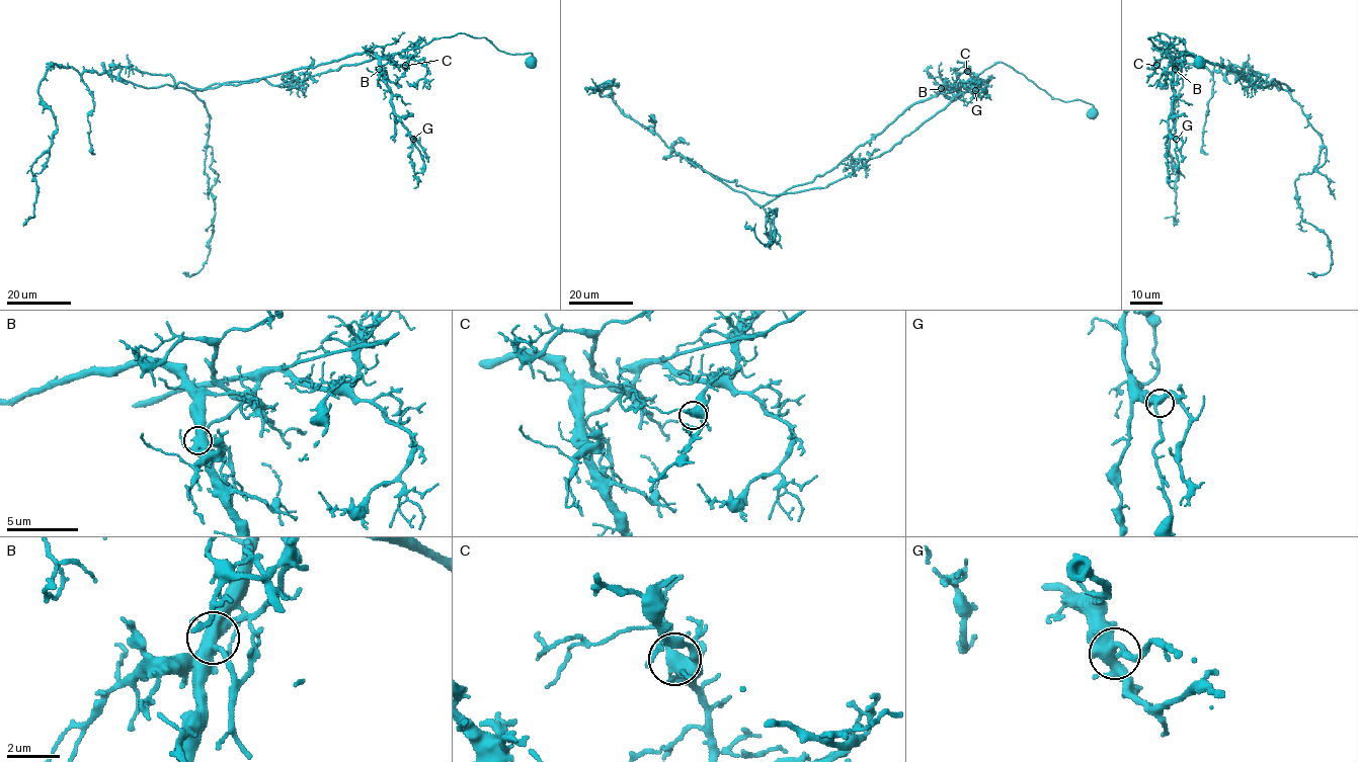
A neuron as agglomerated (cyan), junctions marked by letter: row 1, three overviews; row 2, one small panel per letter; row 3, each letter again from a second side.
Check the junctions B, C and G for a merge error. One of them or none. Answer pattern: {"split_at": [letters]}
{"split_at": ["B"]}

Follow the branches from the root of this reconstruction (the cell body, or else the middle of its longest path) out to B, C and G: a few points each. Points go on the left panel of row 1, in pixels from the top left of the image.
B: (532, 62), (530, 53), (506, 54), (484, 37), (457, 33), (397, 53), (379, 69)
C: (532, 62), (530, 53), (506, 54), (484, 37), (457, 33), (398, 53), (409, 57), (405, 65)
G: (532, 62), (530, 53), (506, 54), (484, 37), (465, 33), (394, 54), (379, 68), (393, 111), (413, 139)

